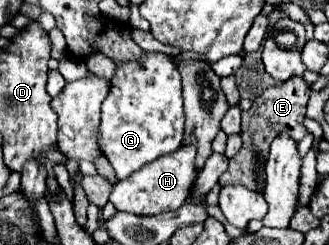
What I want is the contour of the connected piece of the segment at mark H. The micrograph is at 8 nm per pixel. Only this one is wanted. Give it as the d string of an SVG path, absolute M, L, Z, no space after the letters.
M191 139L189 145L181 145L177 151L173 151L173 155L163 155L161 159L147 163L145 167L129 175L129 179L123 179L113 187L111 203L119 211L127 211L135 215L157 215L157 213L179 209L189 197L189 191L197 177L195 155L197 155L197 139Z

